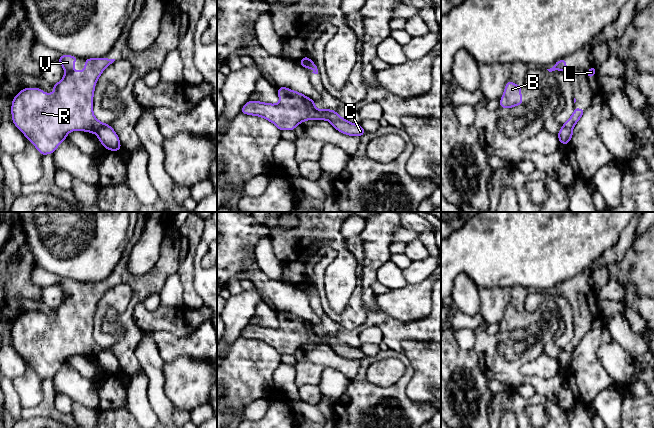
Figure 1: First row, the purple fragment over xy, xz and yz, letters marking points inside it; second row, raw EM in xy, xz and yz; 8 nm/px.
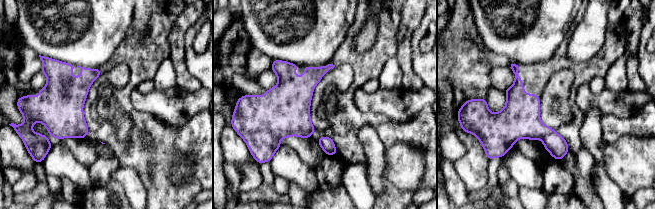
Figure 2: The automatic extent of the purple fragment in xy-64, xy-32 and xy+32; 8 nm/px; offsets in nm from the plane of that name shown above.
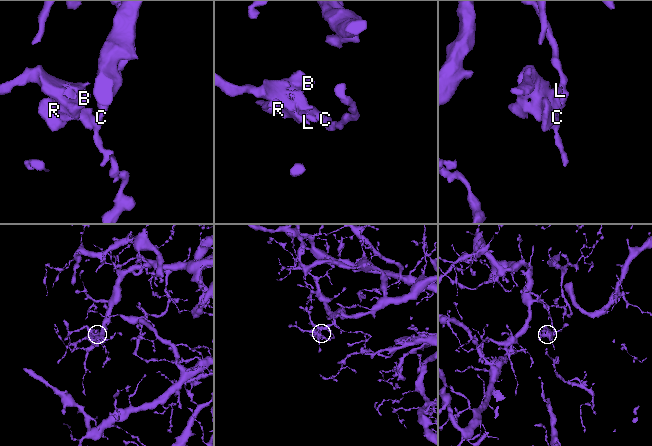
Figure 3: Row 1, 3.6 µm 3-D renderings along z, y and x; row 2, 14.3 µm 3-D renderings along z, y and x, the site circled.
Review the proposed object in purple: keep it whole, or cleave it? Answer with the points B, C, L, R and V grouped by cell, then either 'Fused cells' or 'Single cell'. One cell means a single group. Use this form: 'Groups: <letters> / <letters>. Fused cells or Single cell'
Groups: B L R V / C. Fused cells

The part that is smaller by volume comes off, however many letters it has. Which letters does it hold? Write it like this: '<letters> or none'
B, L, R, V

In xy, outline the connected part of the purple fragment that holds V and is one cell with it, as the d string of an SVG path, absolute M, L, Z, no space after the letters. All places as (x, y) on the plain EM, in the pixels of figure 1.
M63 278L57 285L63 290L65 299L53 309L53 318L41 312L24 312L12 324L12 345L41 379L52 378L72 355L95 357L107 347L100 346L93 338L93 320L96 306L105 292L115 283L85 283L84 294L75 295L73 290L79 281Z

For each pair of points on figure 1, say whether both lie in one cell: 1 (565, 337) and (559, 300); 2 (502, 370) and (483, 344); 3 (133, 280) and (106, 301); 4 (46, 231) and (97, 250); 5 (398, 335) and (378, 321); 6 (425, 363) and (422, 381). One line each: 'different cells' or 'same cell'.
1: same cell
2: same cell
3: different cells
4: same cell
5: same cell
6: same cell

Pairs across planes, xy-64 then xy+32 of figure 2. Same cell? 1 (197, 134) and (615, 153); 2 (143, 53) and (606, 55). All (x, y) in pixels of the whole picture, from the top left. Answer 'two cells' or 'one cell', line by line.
1: two cells
2: one cell

